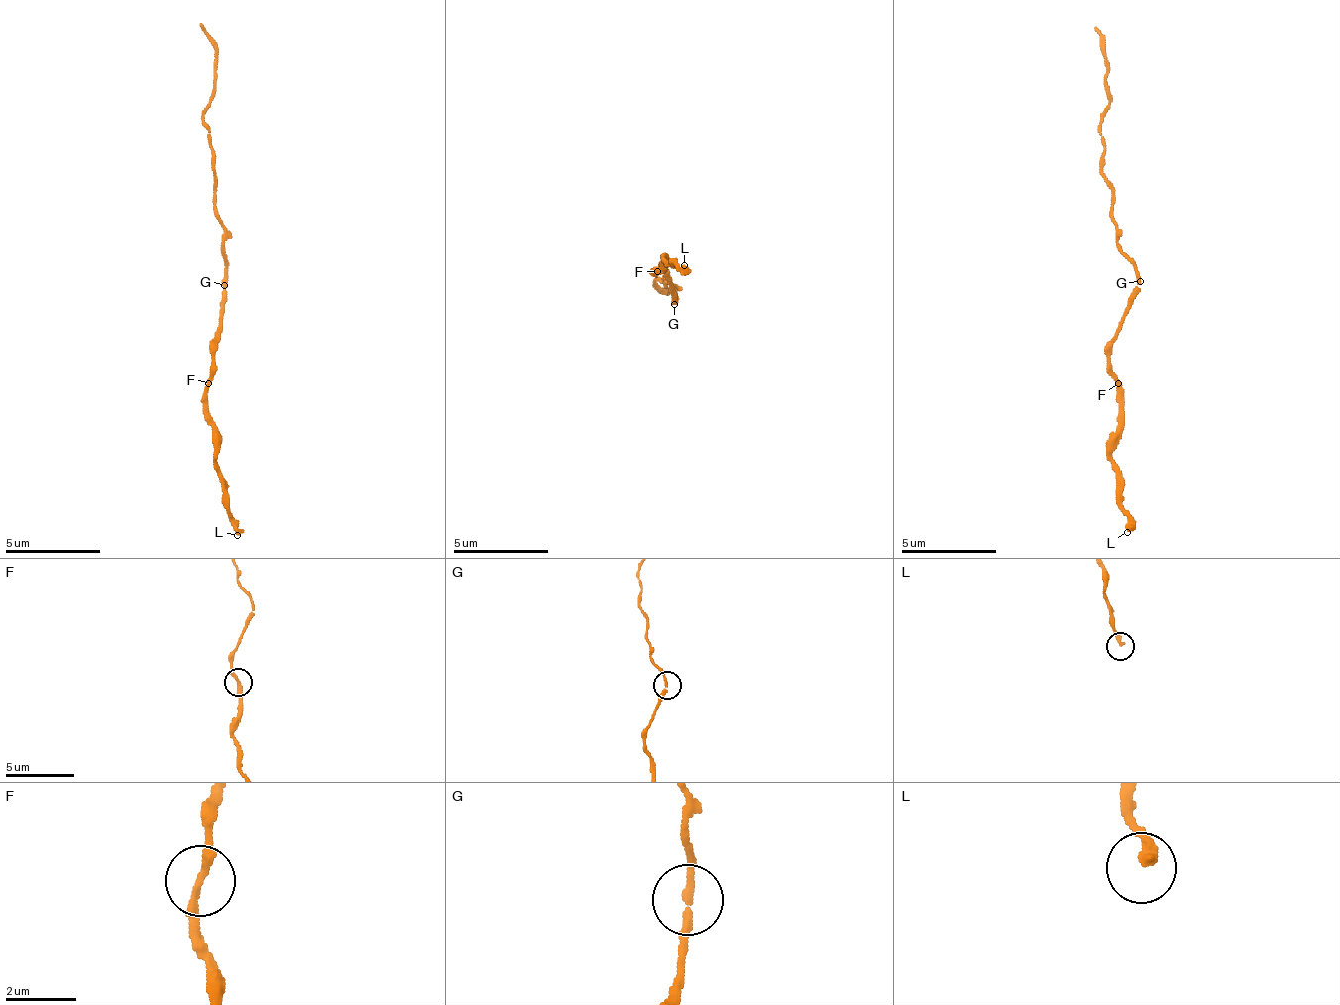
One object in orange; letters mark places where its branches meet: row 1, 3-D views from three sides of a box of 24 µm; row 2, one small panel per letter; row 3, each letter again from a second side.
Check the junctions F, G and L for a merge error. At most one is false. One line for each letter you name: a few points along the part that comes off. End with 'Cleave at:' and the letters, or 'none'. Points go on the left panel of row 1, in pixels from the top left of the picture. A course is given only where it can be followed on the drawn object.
G: course (223, 286), (223, 241), (204, 111), (213, 94), (213, 36), (199, 21)
Cleave at: G

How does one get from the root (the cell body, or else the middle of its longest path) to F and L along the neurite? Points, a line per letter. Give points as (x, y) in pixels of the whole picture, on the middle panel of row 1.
F: (673, 301), (672, 281), (662, 270), (662, 263), (657, 271)
L: (673, 301), (672, 281), (662, 263), (657, 271), (657, 267), (666, 260), (661, 258), (675, 268), (684, 265)

